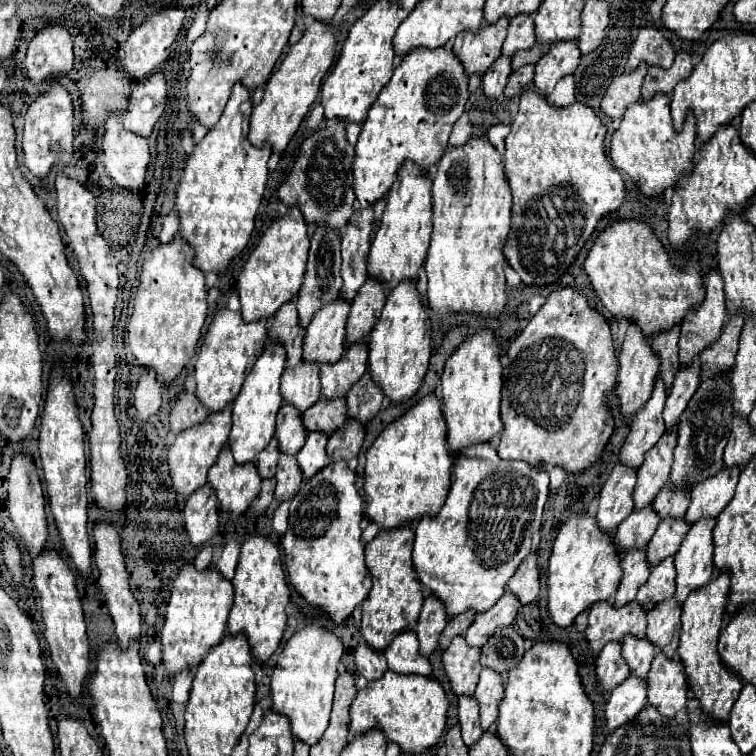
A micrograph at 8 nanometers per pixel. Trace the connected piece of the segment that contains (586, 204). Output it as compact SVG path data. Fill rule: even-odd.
M534 89L522 93L520 109L512 123L512 131L506 137L506 151L502 155L506 179L512 191L512 229L506 235L502 253L524 285L542 287L556 283L596 231L598 221L616 213L624 203L624 179L612 165L604 141L606 127L594 109L582 103L556 109L548 105L546 97L538 95Z

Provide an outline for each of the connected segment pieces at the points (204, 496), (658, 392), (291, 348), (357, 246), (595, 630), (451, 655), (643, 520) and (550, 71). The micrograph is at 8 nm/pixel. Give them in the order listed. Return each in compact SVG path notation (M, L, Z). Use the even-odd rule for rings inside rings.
M210 485L200 487L184 505L184 527L192 545L202 547L218 531L216 495Z
M656 379L656 385L654 385L654 391L652 391L652 397L650 401L646 403L646 407L632 419L630 423L630 433L620 449L620 463L624 467L630 467L630 469L638 469L644 461L644 455L646 451L650 451L650 447L654 447L654 443L658 443L658 439L662 437L662 433L666 431L664 423L662 423L662 409L664 409L664 401L666 401L666 393L662 391L662 383L658 383Z
M294 301L280 307L280 311L274 317L274 325L270 327L268 339L272 343L280 343L286 349L288 367L296 367L302 361L304 329L298 327L298 313Z
M374 207L366 211L360 209L360 215L352 215L346 231L342 231L342 299L352 303L364 281L368 279L366 261L370 249Z
M596 603L588 611L588 627L586 627L586 641L588 651L596 659L602 647L610 641L624 641L626 635L636 639L644 637L646 631L646 613L638 603L630 603L622 609L616 609L612 603Z
M454 637L452 645L442 655L446 677L452 685L454 695L474 695L480 675L480 649L466 647L464 637Z
M646 507L642 511L634 511L624 523L620 523L618 531L614 533L614 545L622 555L628 549L644 549L648 541L652 539L660 519L652 507Z
M558 43L558 47L550 47L550 51L536 63L534 87L548 97L562 77L576 71L578 63L580 51L576 43Z

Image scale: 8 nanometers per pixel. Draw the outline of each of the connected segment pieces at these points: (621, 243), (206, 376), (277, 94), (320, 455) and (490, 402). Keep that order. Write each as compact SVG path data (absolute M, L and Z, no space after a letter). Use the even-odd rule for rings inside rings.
M618 221L600 233L590 249L584 271L614 319L636 323L644 337L682 325L688 311L696 309L704 299L704 285L698 267L698 255L690 255L686 267L674 267L670 255L656 239L646 223Z
M228 309L216 313L200 347L196 373L194 373L198 381L196 397L210 413L222 411L226 405L230 405L236 399L246 375L252 371L256 359L260 357L264 343L266 343L266 321L244 323L240 313Z
M318 21L306 25L302 39L290 47L288 55L282 59L280 67L270 77L268 85L264 87L264 99L258 107L254 107L250 115L250 143L252 147L270 145L272 153L284 155L290 139L298 131L300 123L304 121L310 105L316 101L324 75L328 73L334 61L334 49L338 41L336 27L324 27Z
M308 435L306 437L306 445L300 449L300 453L296 455L298 459L298 467L302 471L302 479L312 479L318 471L322 471L330 459L326 455L326 437L324 435Z
M478 331L470 341L464 341L456 353L446 361L442 373L442 413L448 427L448 449L460 453L476 443L492 443L502 433L500 395L502 395L502 365L500 345L490 331Z

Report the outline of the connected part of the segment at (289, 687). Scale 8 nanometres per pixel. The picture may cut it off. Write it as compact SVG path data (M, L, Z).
M308 623L306 629L294 633L286 647L278 657L278 665L272 675L270 697L272 697L272 711L290 719L290 729L294 739L314 745L324 735L328 727L328 717L332 709L332 695L334 695L334 681L336 681L336 667L344 647L340 639L320 627L318 623Z

